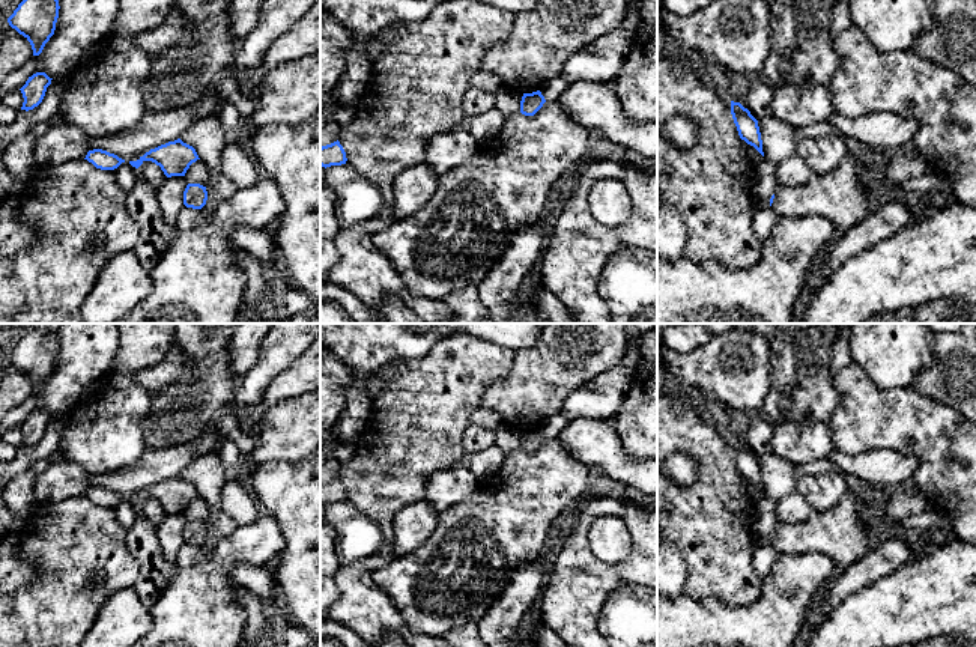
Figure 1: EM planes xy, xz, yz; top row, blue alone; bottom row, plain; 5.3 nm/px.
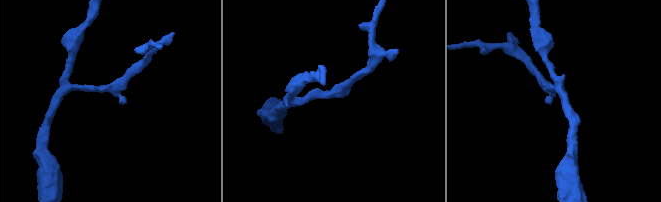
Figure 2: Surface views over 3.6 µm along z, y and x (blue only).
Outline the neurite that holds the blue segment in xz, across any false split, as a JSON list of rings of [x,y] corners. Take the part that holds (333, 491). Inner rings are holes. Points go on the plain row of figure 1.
[[[334,478],[331,481],[320,484],[320,503],[322,504],[331,504],[331,503],[341,503],[346,501],[346,489],[340,478]]]

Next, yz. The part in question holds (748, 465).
[[[731,438],[731,451],[740,475],[753,483],[764,494],[758,457],[750,451],[747,445],[734,438]]]

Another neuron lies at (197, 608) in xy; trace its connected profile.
[[[260,513],[254,521],[239,525],[218,542],[209,560],[176,570],[149,609],[153,626],[132,647],[239,647],[247,614],[235,596],[232,567],[250,564],[266,569],[275,563],[284,546],[283,533],[269,513]]]

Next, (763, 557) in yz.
[[[771,543],[756,545],[752,554],[752,566],[759,578],[765,578],[776,560],[777,552]]]

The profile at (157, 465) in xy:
[[[196,439],[165,448],[146,450],[129,469],[90,475],[90,481],[93,486],[102,486],[131,498],[132,494],[143,494],[150,486],[180,475],[197,459],[194,445]]]

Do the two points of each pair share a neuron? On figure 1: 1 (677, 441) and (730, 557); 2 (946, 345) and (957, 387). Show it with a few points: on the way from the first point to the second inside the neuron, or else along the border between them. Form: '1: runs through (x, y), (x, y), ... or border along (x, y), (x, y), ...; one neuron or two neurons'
1: runs through (709, 461), (718, 471), (718, 525); one neuron
2: runs through (957, 355), (957, 376); one neuron

